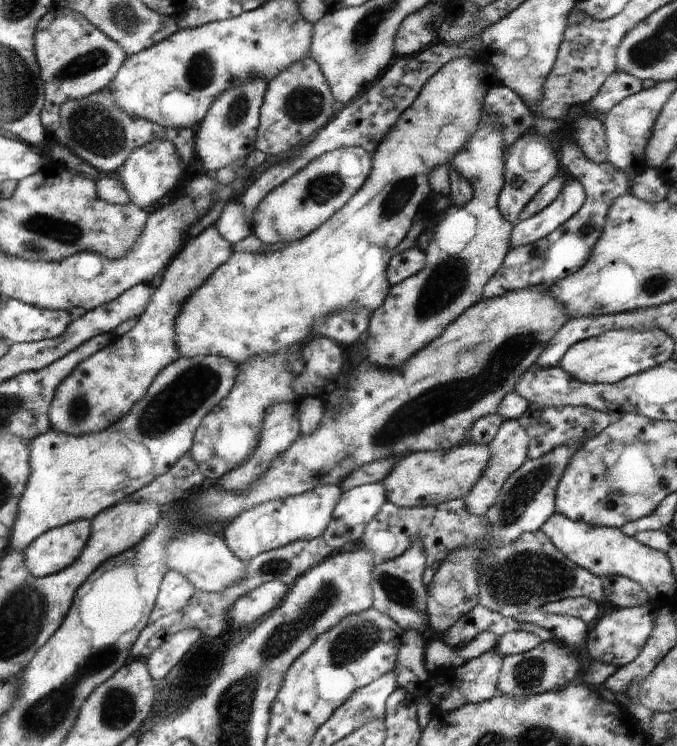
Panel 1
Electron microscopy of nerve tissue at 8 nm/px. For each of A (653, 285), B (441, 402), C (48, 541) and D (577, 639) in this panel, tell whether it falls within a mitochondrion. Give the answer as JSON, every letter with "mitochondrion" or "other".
{"A":"mitochondrion","B":"mitochondrion","C":"other","D":"other"}

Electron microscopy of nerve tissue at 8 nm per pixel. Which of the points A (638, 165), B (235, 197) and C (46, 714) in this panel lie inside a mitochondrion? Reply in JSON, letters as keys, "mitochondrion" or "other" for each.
{"A":"other","B":"other","C":"mitochondrion"}

